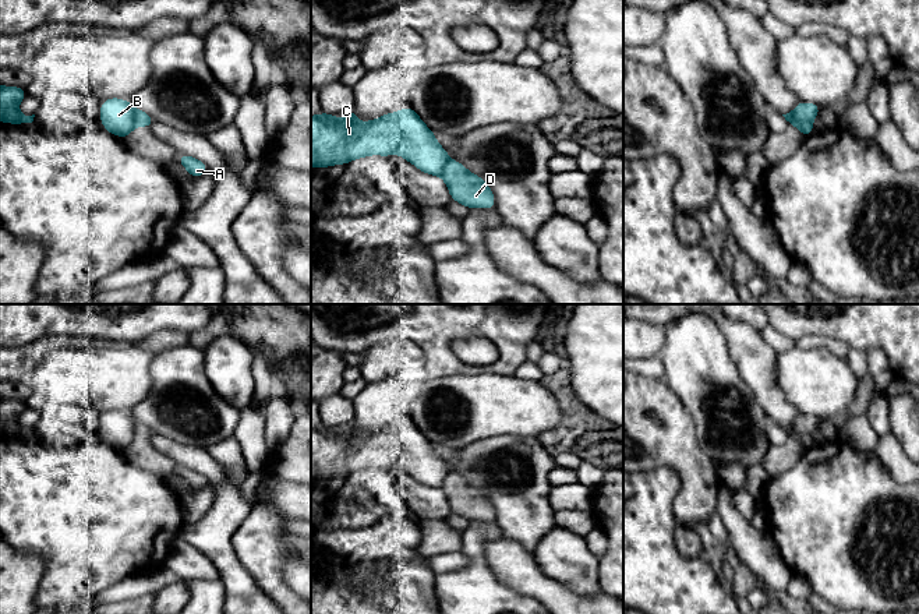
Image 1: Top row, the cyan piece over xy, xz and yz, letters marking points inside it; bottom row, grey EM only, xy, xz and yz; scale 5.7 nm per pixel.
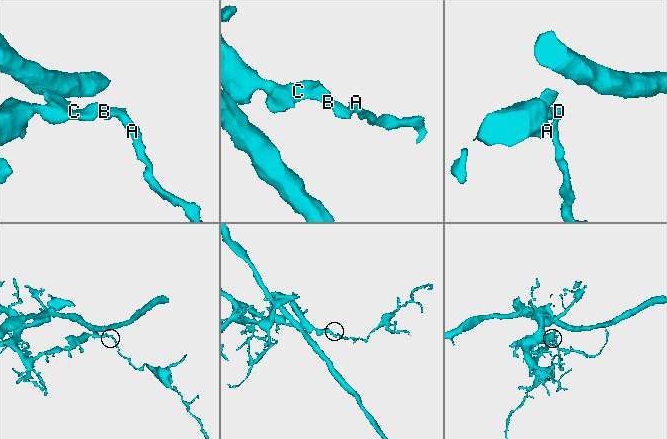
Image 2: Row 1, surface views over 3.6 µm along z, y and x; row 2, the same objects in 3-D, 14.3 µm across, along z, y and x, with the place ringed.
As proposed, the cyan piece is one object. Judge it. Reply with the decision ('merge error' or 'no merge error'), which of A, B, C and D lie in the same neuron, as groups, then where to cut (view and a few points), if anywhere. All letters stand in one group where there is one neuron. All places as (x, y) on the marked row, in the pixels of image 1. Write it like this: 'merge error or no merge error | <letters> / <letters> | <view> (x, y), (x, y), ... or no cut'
merge error | A D / B C | yz (792, 112), (798, 123), (810, 123)

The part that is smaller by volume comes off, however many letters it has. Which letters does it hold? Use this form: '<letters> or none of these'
A, D

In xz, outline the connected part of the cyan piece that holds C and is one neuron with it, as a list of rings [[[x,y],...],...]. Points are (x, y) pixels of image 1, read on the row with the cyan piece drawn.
[[[411,107],[358,123],[353,109],[340,121],[335,114],[311,116],[311,167],[328,167],[368,155],[397,152],[421,172],[442,176],[449,160],[435,134]]]

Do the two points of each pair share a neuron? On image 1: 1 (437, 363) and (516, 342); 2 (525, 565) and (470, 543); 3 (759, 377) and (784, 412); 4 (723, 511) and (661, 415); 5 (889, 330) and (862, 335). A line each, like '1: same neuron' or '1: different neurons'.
1: same neuron
2: different neurons
3: same neuron
4: different neurons
5: same neuron

